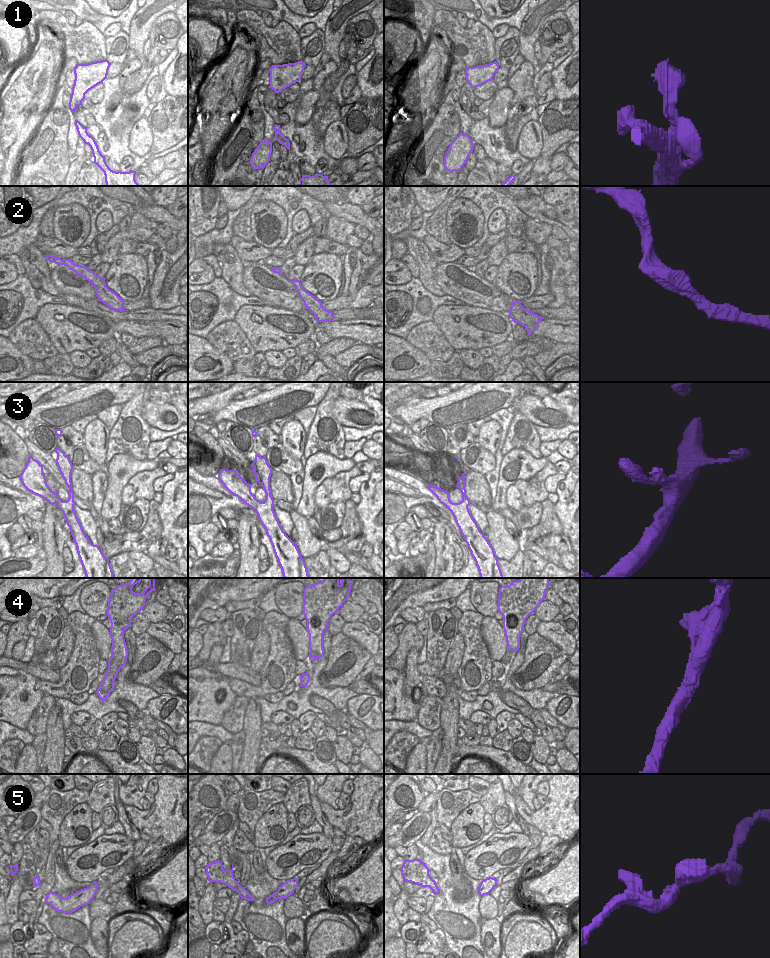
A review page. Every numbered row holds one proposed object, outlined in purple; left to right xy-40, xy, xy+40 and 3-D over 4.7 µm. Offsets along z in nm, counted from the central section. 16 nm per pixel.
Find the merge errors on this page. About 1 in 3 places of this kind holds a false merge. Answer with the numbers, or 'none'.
none

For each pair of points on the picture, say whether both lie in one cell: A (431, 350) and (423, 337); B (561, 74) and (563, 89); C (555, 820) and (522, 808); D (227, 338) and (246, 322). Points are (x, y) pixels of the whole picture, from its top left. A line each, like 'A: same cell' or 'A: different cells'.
A: same cell
B: same cell
C: same cell
D: different cells

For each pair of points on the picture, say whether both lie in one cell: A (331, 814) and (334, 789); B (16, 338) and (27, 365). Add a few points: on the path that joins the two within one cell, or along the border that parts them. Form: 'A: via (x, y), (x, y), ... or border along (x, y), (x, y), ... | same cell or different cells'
A: border along (320, 801), (326, 802), (335, 809), (338, 809) | different cells
B: border along (10, 340), (23, 354), (28, 355), (33, 360) | different cells

